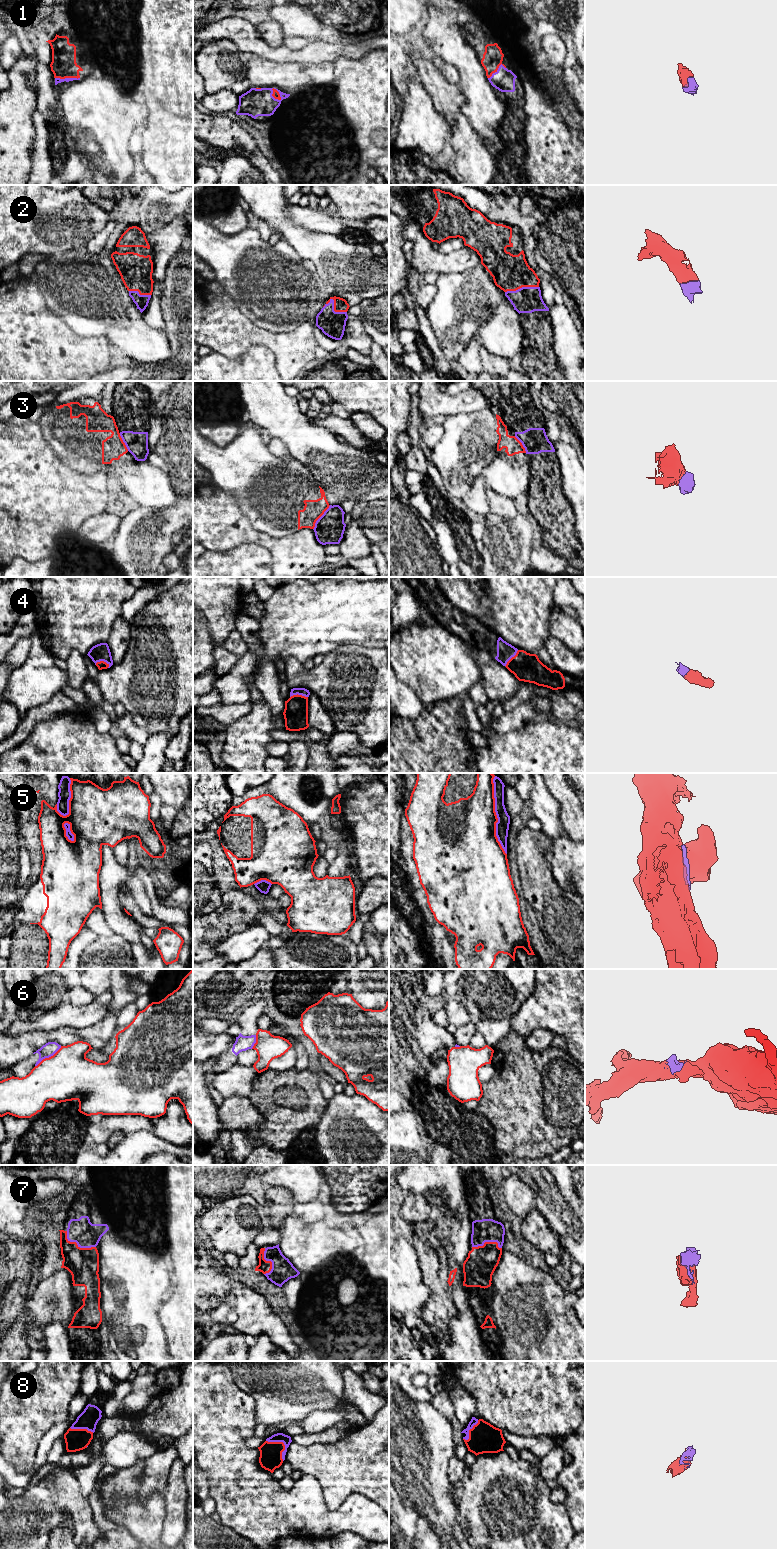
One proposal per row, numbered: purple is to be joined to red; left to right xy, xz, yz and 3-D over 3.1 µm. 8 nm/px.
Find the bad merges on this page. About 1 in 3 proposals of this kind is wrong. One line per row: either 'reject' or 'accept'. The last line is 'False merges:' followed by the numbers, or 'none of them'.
1: accept
2: accept
3: reject
4: accept
5: reject
6: reject
7: accept
8: accept
False merges: 3, 5, 6

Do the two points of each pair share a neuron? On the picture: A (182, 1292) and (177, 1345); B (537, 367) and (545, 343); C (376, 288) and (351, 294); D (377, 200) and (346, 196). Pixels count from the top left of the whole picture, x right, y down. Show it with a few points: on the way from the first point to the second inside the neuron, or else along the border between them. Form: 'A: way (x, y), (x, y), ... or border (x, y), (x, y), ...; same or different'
A: way (182, 1305), (182, 1332); same
B: way (539, 361), (539, 349); same
C: way (370, 288), (357, 288); same
D: way (369, 196), (354, 196); same

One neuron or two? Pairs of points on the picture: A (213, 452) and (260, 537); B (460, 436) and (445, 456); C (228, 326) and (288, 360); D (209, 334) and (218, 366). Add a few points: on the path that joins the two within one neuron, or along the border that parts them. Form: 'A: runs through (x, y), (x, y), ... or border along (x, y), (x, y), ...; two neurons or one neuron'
A: border along (242, 511), (254, 528), (272, 536), (279, 536); two neurons
B: runs through (458, 441), (450, 451); one neuron
C: runs through (243, 334), (266, 338), (274, 345); one neuron
D: border along (212, 350), (236, 358); two neurons

